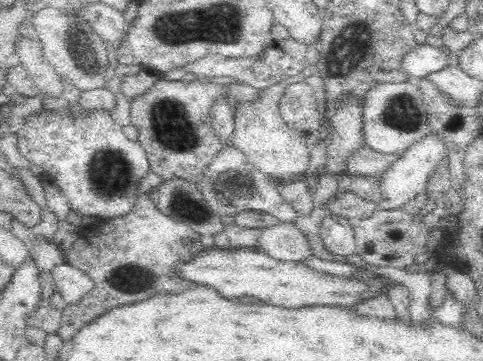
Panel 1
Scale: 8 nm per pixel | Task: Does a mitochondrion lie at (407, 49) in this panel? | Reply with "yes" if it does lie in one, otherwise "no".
no

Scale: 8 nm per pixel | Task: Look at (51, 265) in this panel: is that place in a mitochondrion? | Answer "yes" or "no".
no

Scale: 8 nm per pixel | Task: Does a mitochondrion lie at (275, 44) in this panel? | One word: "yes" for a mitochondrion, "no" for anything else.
no

